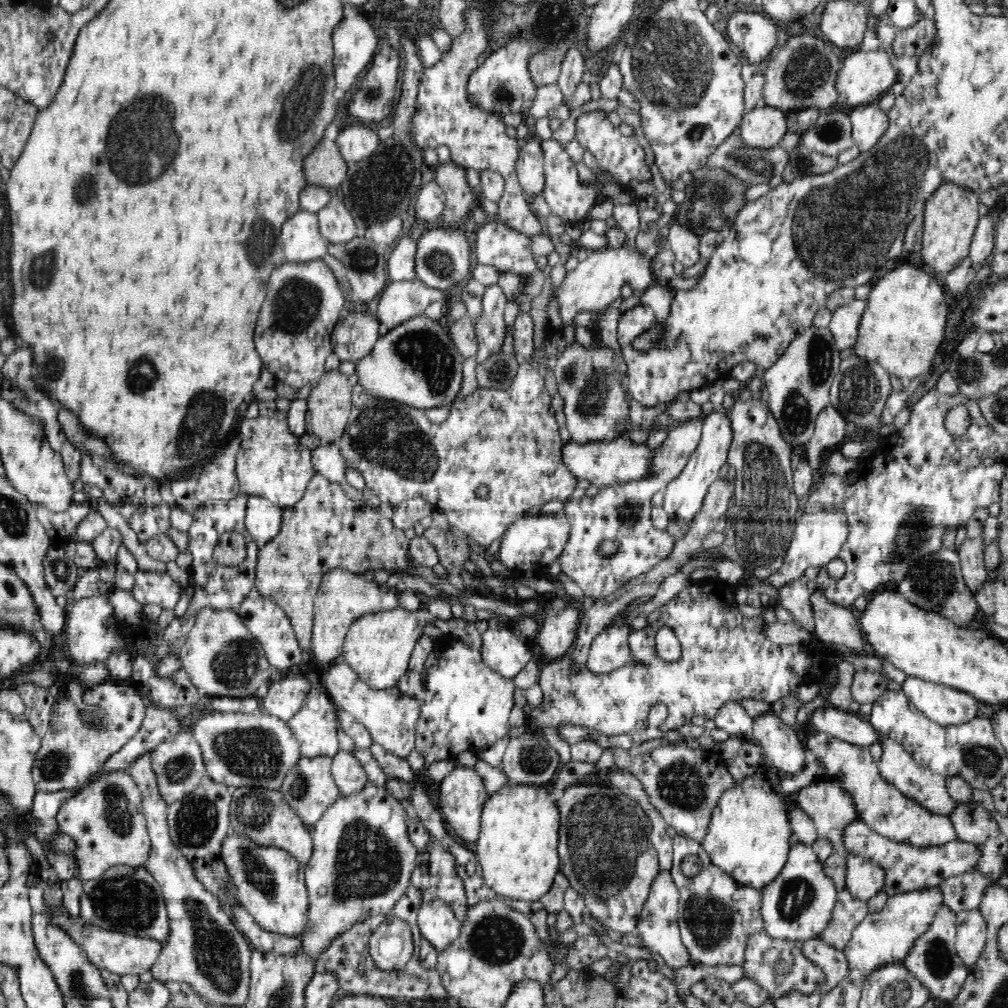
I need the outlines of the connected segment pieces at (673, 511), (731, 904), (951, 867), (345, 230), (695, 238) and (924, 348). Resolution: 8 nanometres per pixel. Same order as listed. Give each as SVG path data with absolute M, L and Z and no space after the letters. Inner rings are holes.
M726 394L724 403L719 410L714 410L710 415L703 416L704 426L702 426L700 444L688 459L684 470L664 488L664 511L668 513L669 520L674 520L678 526L691 522L702 509L708 488L719 478L718 472L727 462L730 446L734 440L733 420L730 419L730 416L733 414L734 405L737 404L736 399L735 394Z
M677 833L673 839L673 866L670 872L680 895L681 939L692 962L706 966L739 966L750 934L765 932L763 918L759 915L762 893L757 888L738 883L722 868L714 866L701 843ZM690 855L700 857L702 861L702 870L694 878L684 876L681 870L683 858Z
M854 819L842 832L845 849L853 855L874 861L884 871L886 878L884 893L889 897L907 891L938 887L948 878L977 870L983 852L977 844L962 842L960 839L943 843L943 846L916 847L906 843L896 843L882 837L865 822Z
M331 197L330 202L316 213L319 230L330 243L350 242L356 237L356 225L344 202Z
M671 222L665 229L666 245L672 249L675 260L680 262L683 268L690 268L700 262L699 240L700 236L679 223Z
M901 265L891 270L871 288L853 352L878 363L888 375L896 375L904 382L930 377L946 338L948 306L944 291L927 268Z

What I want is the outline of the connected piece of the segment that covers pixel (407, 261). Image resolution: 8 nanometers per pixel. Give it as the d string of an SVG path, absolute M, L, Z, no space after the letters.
M405 235L398 240L398 244L387 260L386 270L390 280L394 282L417 278L415 273L415 241L410 238L410 235Z

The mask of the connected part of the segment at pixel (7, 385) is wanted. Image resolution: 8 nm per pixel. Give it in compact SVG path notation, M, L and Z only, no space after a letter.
M18 341L18 346L16 350L7 356L6 363L2 366L2 399L10 402L12 406L22 410L22 412L38 418L45 427L44 435L45 438L50 443L50 446L61 454L63 458L63 465L65 466L65 471L67 477L70 479L70 482L78 480L80 476L80 467L81 467L81 452L70 444L64 431L62 431L62 425L58 423L58 409L59 406L56 406L56 402L51 401L51 398L48 398L40 389L38 389L38 382L35 378L34 363L32 363L32 356L30 345L26 342Z

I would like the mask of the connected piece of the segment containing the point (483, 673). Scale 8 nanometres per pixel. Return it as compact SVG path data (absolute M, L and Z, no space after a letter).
M443 636L435 640L424 667L427 672L425 687L420 673L410 670L397 684L406 694L420 699L421 716L415 749L424 756L423 768L428 769L437 760L455 759L464 750L488 749L508 734L510 712L515 705L514 681L486 666L476 648L470 648L457 637Z

